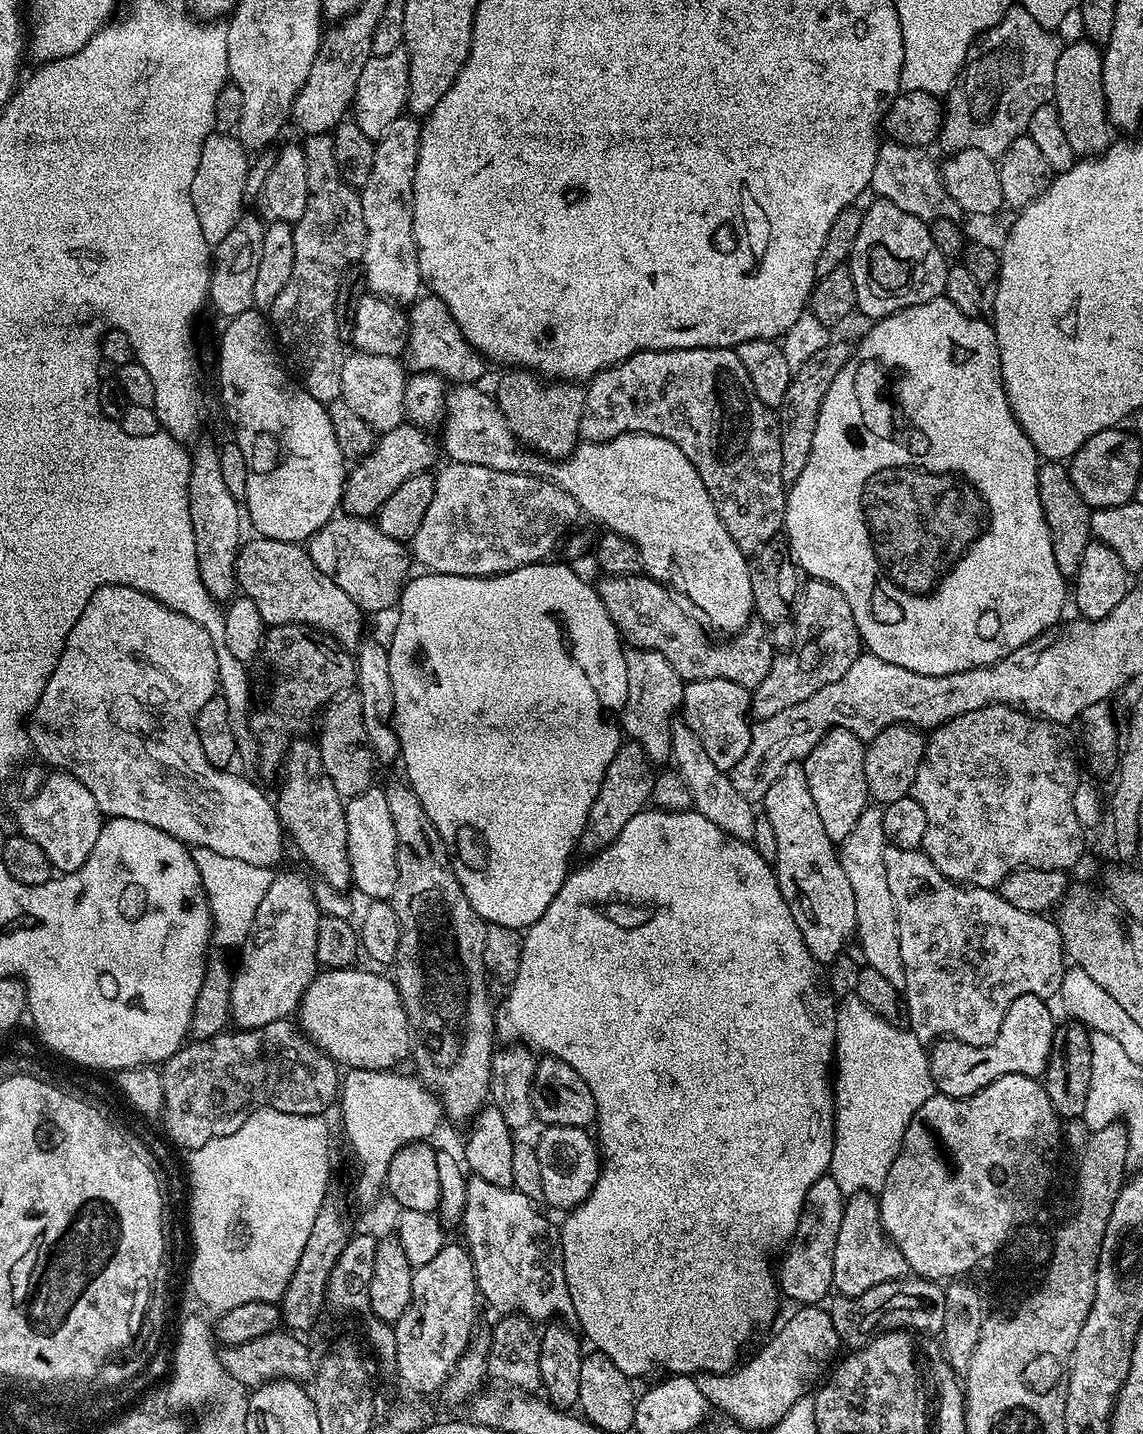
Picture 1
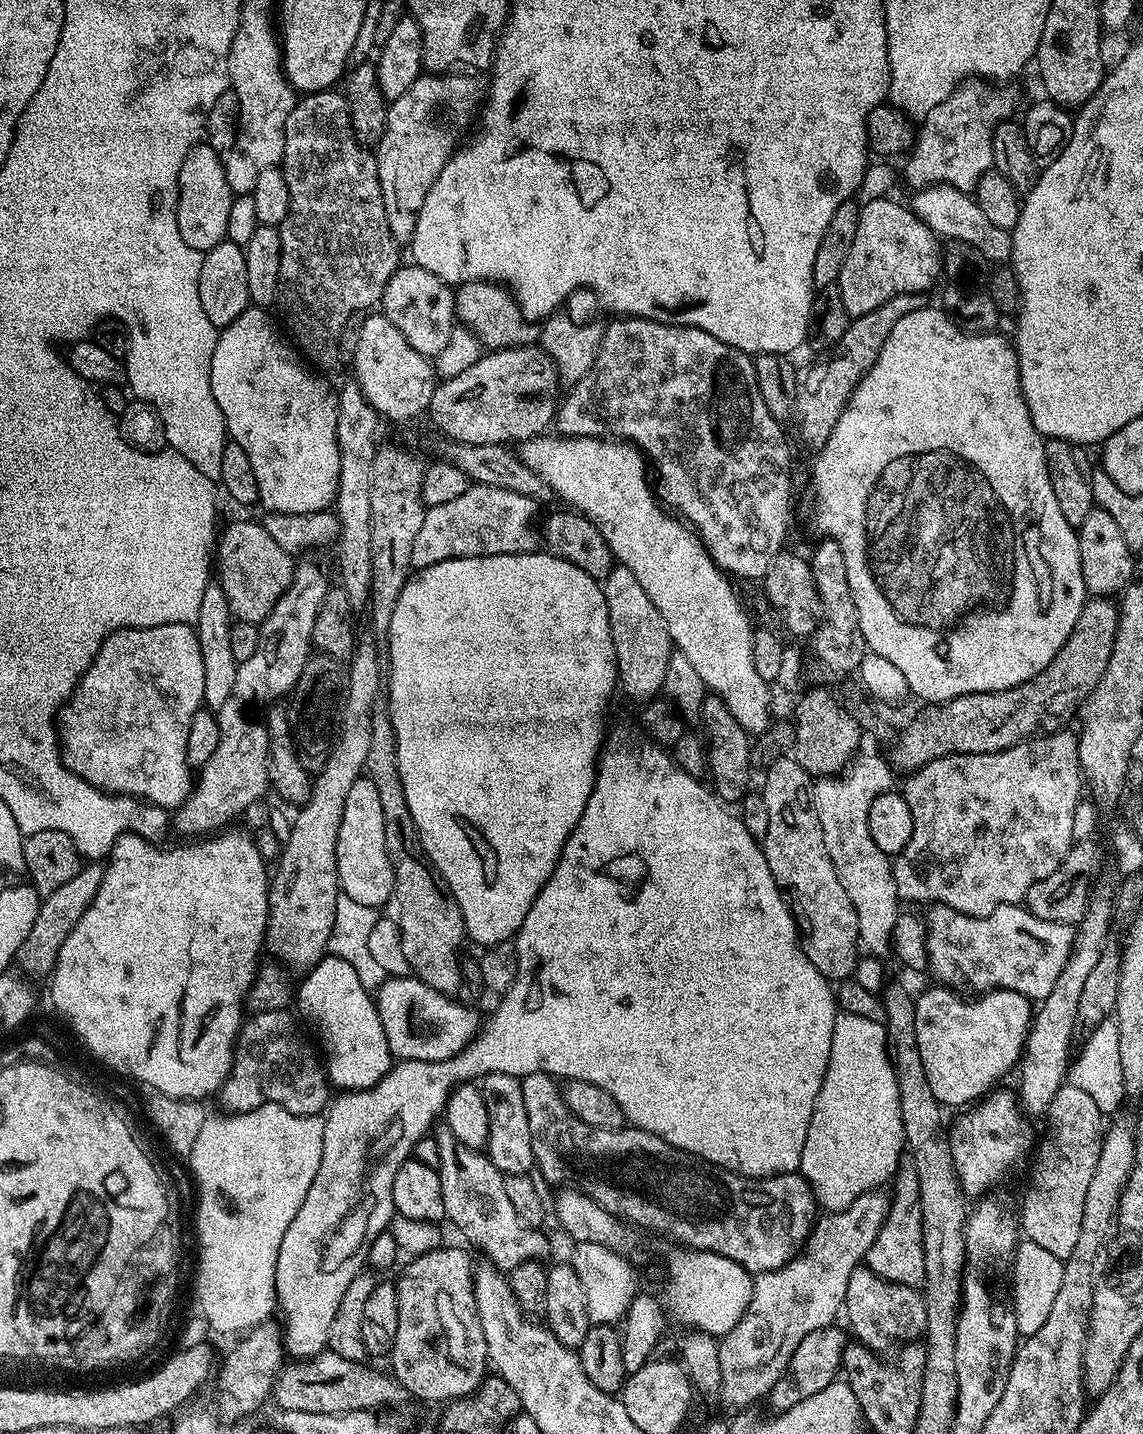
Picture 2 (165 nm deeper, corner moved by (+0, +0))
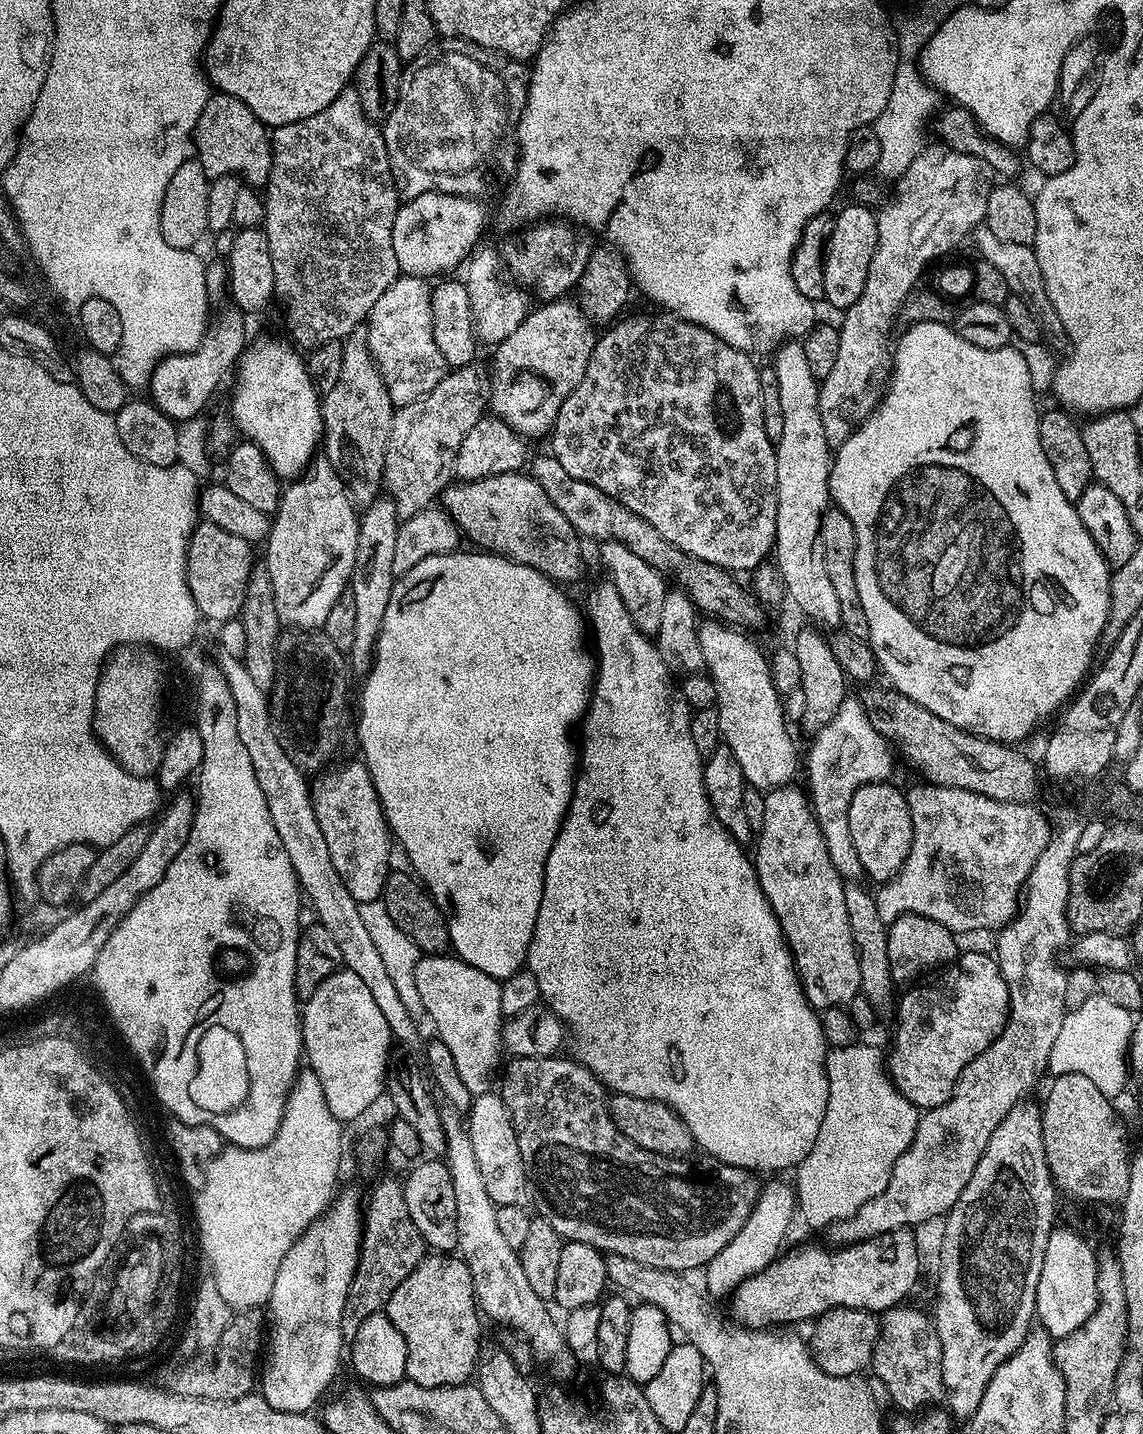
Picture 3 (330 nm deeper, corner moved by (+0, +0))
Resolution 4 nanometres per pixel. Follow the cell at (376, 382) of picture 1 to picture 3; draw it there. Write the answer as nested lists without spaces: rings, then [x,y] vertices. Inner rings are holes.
[[[401,274],[374,302],[367,318],[368,349],[380,367],[393,405],[409,404],[434,390],[446,371],[444,355],[434,342],[432,288],[423,276]]]

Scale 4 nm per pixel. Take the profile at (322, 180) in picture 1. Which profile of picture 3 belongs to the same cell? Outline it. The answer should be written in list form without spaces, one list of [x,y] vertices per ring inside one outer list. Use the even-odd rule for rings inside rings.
[[[352,86],[343,88],[326,110],[271,129],[270,139],[272,169],[266,185],[268,196],[266,192],[263,197],[262,227],[270,242],[276,296],[284,299],[288,307],[287,335],[301,349],[313,350],[328,342],[343,341],[355,328],[361,327],[372,312],[374,302],[378,302],[401,275],[392,241],[398,207],[392,163],[381,125],[363,113]]]

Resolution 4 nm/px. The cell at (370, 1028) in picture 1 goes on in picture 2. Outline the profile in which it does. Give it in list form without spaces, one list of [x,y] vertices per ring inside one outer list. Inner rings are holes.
[[[415,975],[394,976],[374,992],[382,1028],[386,1034],[389,1050],[397,1061],[402,1060],[448,1060],[460,1051],[478,1034],[476,1016],[456,998],[436,992],[429,984],[423,984]]]

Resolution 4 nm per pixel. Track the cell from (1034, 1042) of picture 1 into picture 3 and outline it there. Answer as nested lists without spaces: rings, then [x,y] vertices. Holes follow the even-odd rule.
[[[961,951],[940,974],[933,984],[909,987],[909,992],[899,997],[894,1008],[896,1033],[892,1036],[892,1053],[889,1051],[886,1056],[888,1075],[891,1083],[896,1083],[895,1091],[920,1110],[942,1106],[942,1102],[952,1097],[962,1070],[995,1042],[1008,1021],[1008,984],[989,953],[987,956],[984,952]]]

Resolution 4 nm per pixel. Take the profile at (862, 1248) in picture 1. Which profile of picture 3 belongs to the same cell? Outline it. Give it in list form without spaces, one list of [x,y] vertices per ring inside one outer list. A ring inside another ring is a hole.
[[[909,1306],[889,1308],[879,1317],[880,1336],[872,1351],[871,1371],[876,1371],[878,1379],[884,1383],[888,1396],[897,1404],[899,1411],[904,1414],[916,1414],[939,1405],[945,1399],[944,1382],[942,1380],[942,1342],[938,1342],[936,1326],[931,1315],[919,1312]]]

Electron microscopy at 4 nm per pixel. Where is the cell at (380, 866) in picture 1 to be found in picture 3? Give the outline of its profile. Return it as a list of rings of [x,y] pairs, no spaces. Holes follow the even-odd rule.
[[[355,759],[333,772],[321,771],[311,781],[310,787],[314,814],[326,838],[334,869],[353,898],[362,904],[383,897],[384,879],[390,871],[388,859],[392,856],[394,840],[388,831],[370,770],[364,765],[363,759]]]

